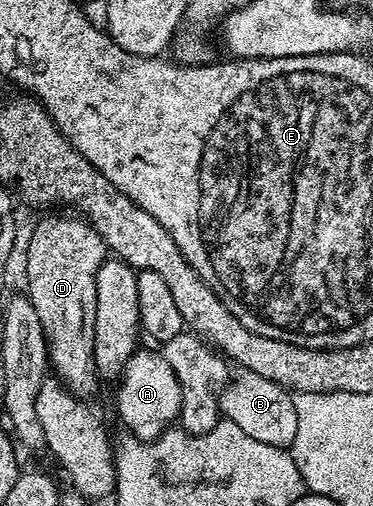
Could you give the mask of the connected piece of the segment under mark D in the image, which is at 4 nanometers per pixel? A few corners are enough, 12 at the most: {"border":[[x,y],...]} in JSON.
{"border":[[49,213],[25,247],[25,283],[52,374],[78,399],[93,360],[99,233]]}

